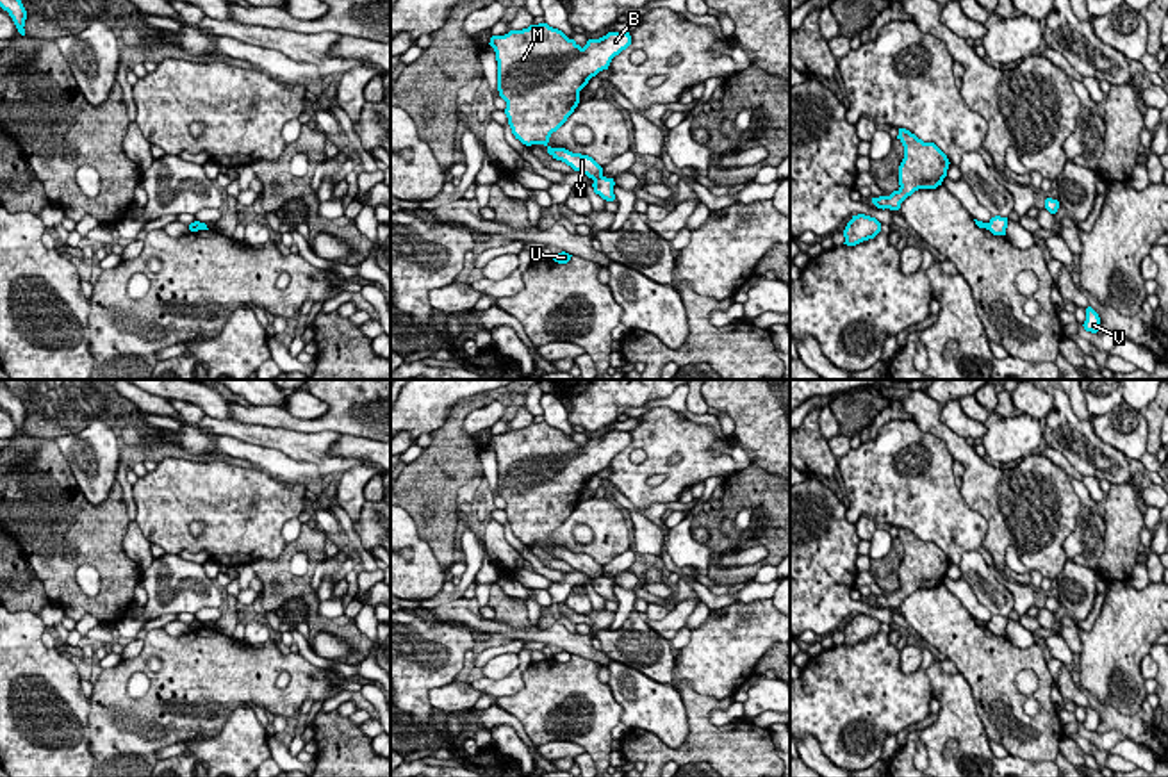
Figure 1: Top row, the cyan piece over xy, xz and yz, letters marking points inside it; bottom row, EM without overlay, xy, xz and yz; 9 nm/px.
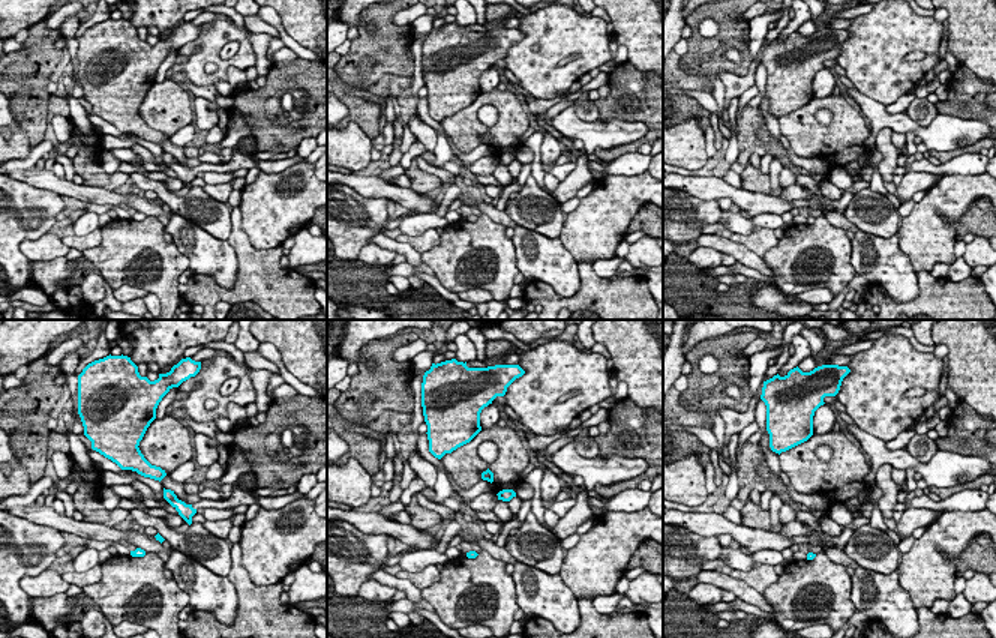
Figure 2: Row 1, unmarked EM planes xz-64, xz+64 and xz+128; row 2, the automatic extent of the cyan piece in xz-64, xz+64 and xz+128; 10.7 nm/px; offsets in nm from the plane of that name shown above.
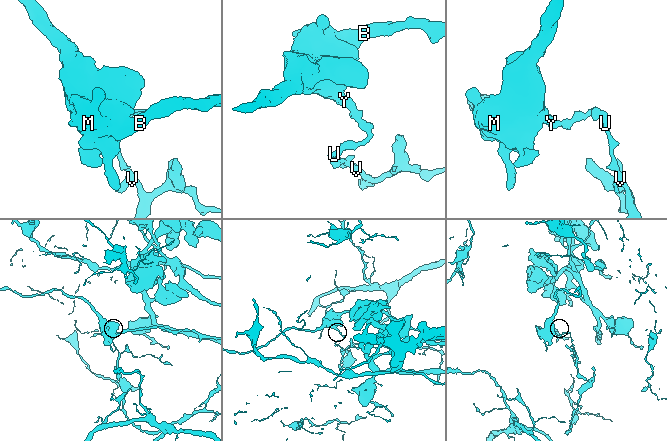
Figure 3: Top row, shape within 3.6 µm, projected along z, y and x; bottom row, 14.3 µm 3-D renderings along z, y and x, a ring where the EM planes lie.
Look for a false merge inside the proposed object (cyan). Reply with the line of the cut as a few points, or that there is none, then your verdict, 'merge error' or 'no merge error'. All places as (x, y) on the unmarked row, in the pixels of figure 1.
cut xz (601, 574), (594, 580); merge error

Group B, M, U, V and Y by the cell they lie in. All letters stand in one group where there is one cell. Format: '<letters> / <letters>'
B M Y / U V

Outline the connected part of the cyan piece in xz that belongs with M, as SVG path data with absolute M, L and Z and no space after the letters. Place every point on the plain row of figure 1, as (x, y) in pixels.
M547 422L530 424L522 429L510 429L505 435L492 435L489 442L498 460L498 490L506 501L505 513L515 538L522 544L544 544L547 552L592 579L603 576L603 567L588 554L572 552L565 547L551 547L549 536L556 531L580 503L580 490L599 470L608 469L612 458L631 444L629 431L608 431L599 438L588 438L581 447L562 429Z

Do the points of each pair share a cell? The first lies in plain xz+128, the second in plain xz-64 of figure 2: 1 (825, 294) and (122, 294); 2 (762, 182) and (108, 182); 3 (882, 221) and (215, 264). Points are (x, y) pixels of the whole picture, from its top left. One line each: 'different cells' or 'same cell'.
1: same cell
2: same cell
3: different cells

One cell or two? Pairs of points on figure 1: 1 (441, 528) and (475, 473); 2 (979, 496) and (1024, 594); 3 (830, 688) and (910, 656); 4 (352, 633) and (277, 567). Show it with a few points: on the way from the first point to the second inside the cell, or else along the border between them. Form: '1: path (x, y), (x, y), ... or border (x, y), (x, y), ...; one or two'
1: path (441, 512), (441, 494), (459, 476); one
2: border (1008, 578), (1029, 585); two
3: border (899, 651), (899, 667), (904, 672), (915, 672); two
4: path (330, 626), (311, 613), (311, 605), (296, 588); one

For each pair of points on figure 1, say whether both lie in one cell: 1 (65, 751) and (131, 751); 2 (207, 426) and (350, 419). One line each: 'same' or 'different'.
1: different
2: different

